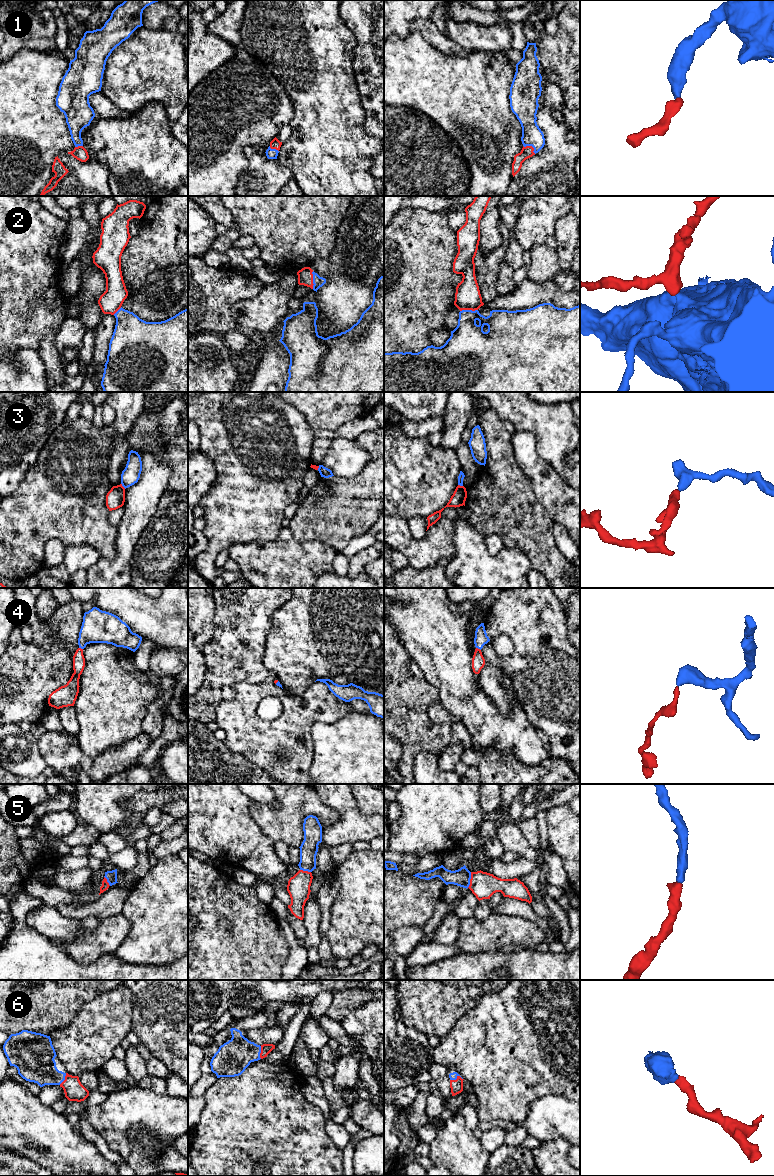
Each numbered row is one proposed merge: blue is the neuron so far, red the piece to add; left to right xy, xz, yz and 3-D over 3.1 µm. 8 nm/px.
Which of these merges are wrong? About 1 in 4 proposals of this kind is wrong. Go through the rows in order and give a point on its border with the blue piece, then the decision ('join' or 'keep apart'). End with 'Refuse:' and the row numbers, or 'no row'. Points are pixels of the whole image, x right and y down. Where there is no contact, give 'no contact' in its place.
1: meets blue in yz at (531, 145); join
2: meets blue in xz at (313, 280); join
3: meets blue in xy at (123, 486); keep apart
4: meets blue in yz at (478, 648); join
5: meets blue in yz at (469, 880); join
6: meets blue in yz at (456, 1078); join
Refuse: 3

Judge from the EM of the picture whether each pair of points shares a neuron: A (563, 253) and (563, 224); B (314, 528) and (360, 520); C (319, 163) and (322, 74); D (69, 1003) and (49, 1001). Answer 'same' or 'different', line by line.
A: same
B: same
C: same
D: same

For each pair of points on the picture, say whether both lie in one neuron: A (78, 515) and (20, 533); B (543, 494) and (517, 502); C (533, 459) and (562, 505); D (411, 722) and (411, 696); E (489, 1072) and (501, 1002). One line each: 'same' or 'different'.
A: same
B: different
C: same
D: same
E: same

